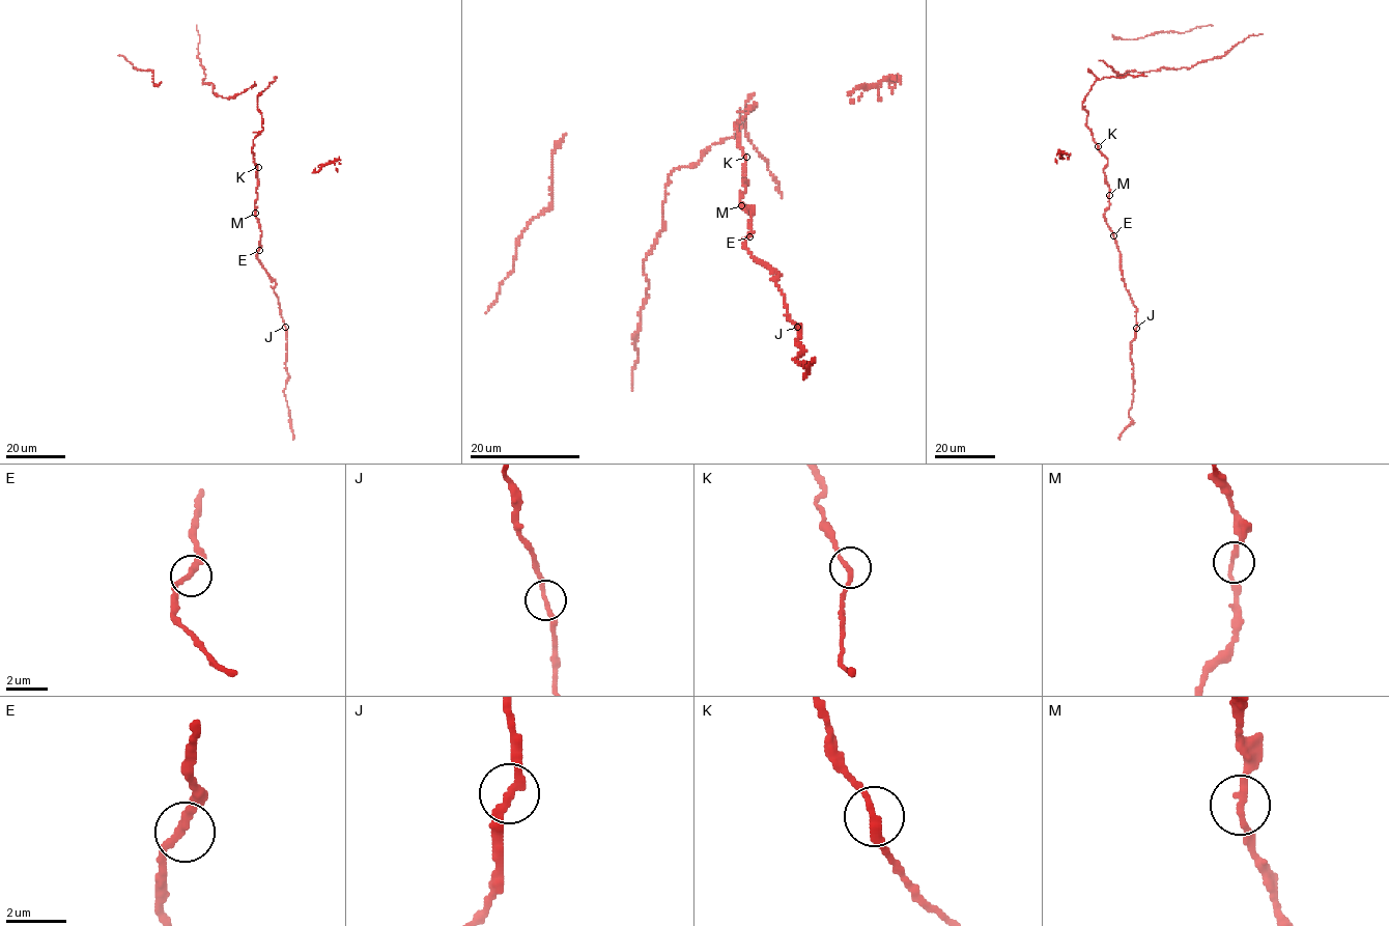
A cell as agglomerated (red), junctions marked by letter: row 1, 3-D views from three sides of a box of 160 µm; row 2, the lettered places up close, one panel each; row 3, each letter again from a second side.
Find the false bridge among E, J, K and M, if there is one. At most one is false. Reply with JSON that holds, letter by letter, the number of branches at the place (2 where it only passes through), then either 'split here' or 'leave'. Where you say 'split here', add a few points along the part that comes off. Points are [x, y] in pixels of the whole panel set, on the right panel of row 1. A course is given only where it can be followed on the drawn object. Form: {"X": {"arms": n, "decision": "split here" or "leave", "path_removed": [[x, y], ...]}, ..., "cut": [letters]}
{"E": {"arms": 2, "decision": "leave"}, "J": {"arms": 2, "decision": "leave"}, "K": {"arms": 2, "decision": "leave"}, "M": {"arms": 2, "decision": "leave"}, "cut": []}

